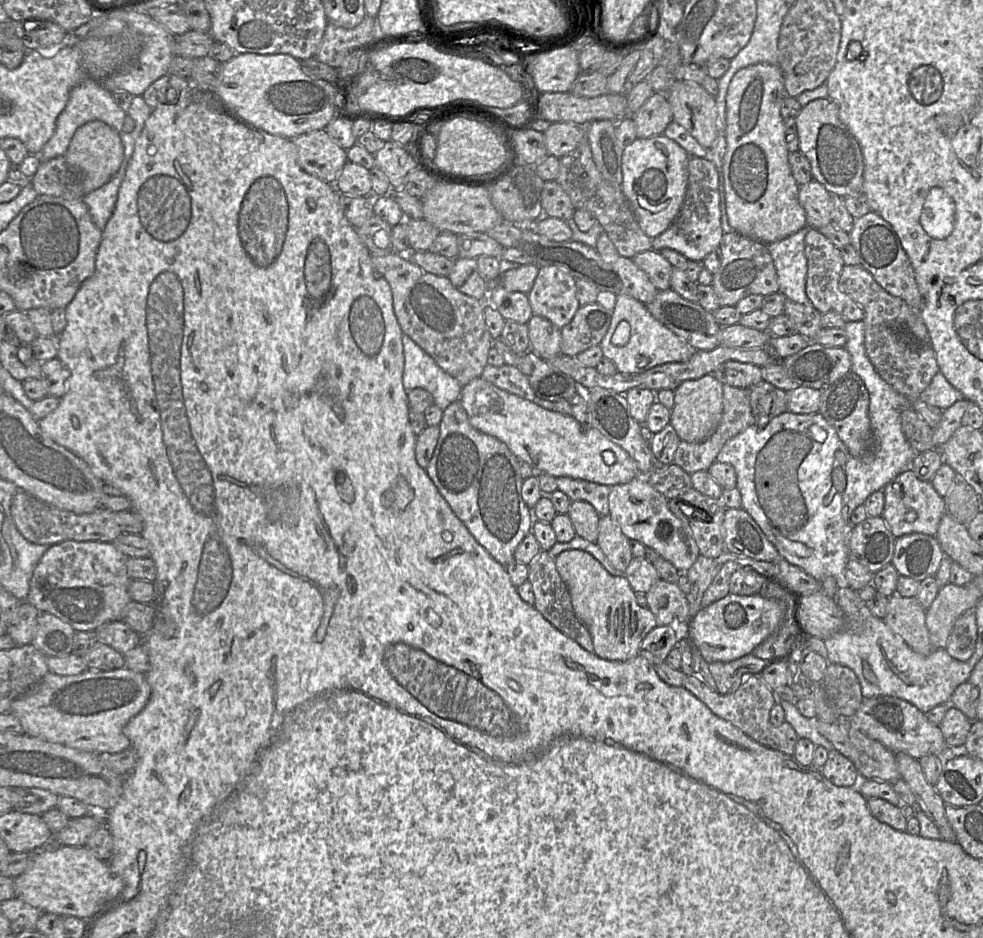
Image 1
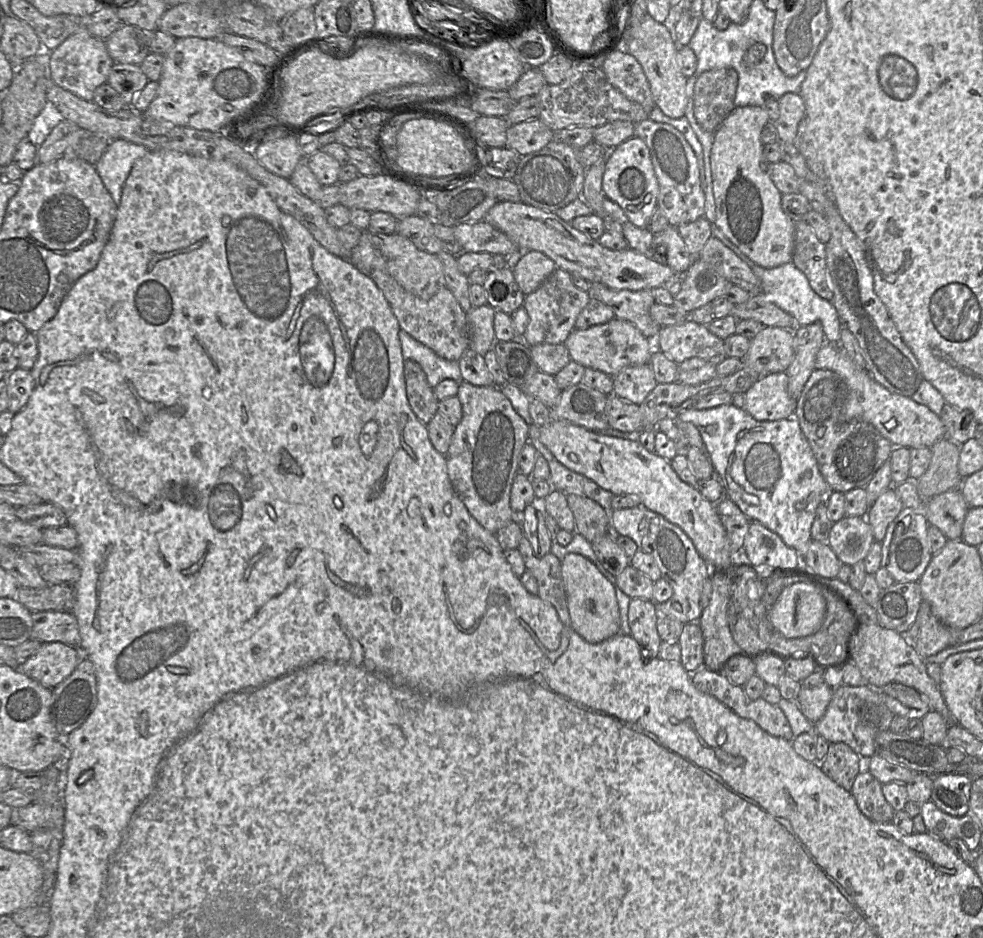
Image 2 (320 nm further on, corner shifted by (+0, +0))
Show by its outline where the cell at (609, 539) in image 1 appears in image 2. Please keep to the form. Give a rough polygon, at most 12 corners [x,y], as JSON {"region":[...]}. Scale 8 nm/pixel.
{"region":[[568,494],[576,533],[591,543],[607,534],[611,511]]}

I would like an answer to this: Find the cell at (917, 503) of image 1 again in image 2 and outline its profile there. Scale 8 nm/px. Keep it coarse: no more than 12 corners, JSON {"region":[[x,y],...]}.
{"region":[[893,487],[870,506],[866,520],[875,541],[904,508]]}

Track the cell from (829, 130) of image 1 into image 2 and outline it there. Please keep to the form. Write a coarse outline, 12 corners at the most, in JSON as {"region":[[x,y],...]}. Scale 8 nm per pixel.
{"region":[[785,93],[773,122],[778,141],[794,143],[806,116],[802,97]]}

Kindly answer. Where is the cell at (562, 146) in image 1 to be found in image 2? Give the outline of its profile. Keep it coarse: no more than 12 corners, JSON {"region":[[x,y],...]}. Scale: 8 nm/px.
{"region":[[539,119],[510,125],[506,146],[525,156],[555,136]]}

